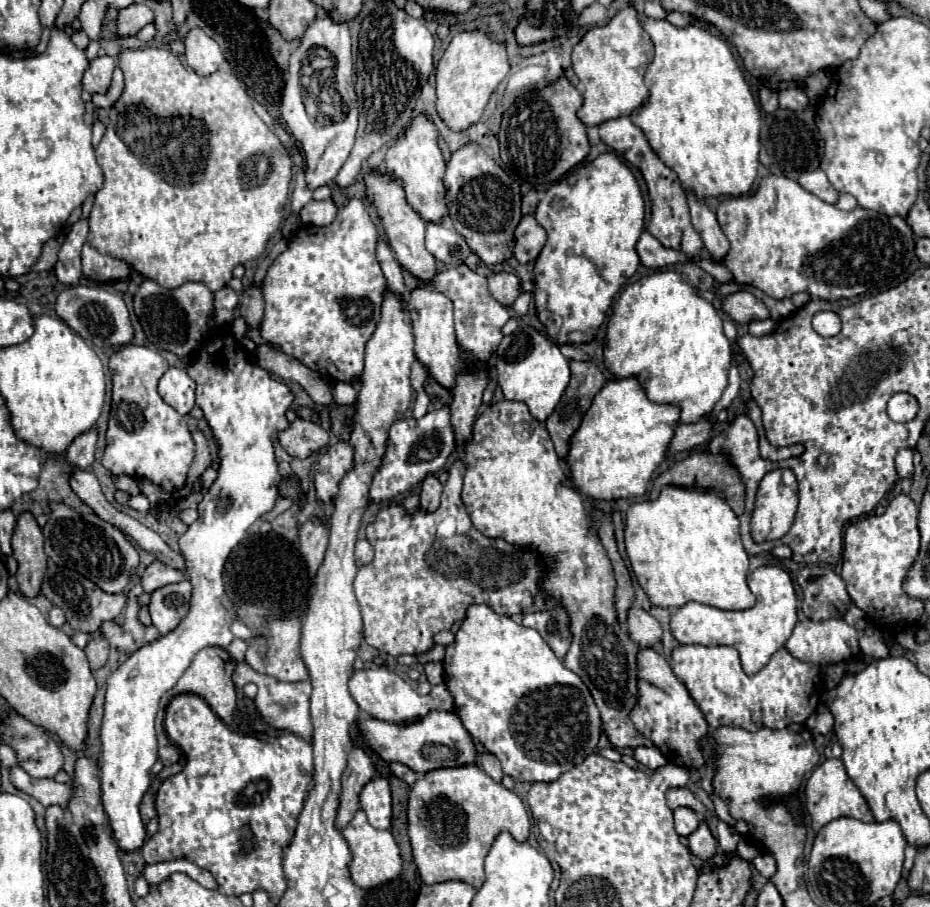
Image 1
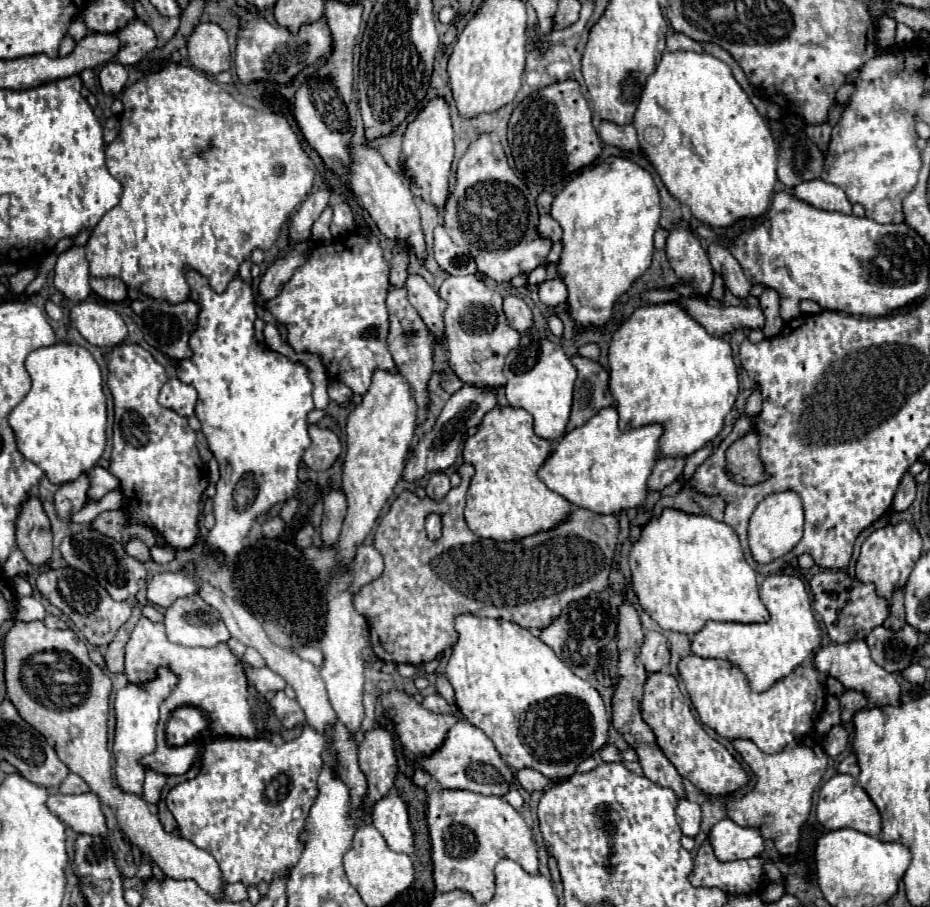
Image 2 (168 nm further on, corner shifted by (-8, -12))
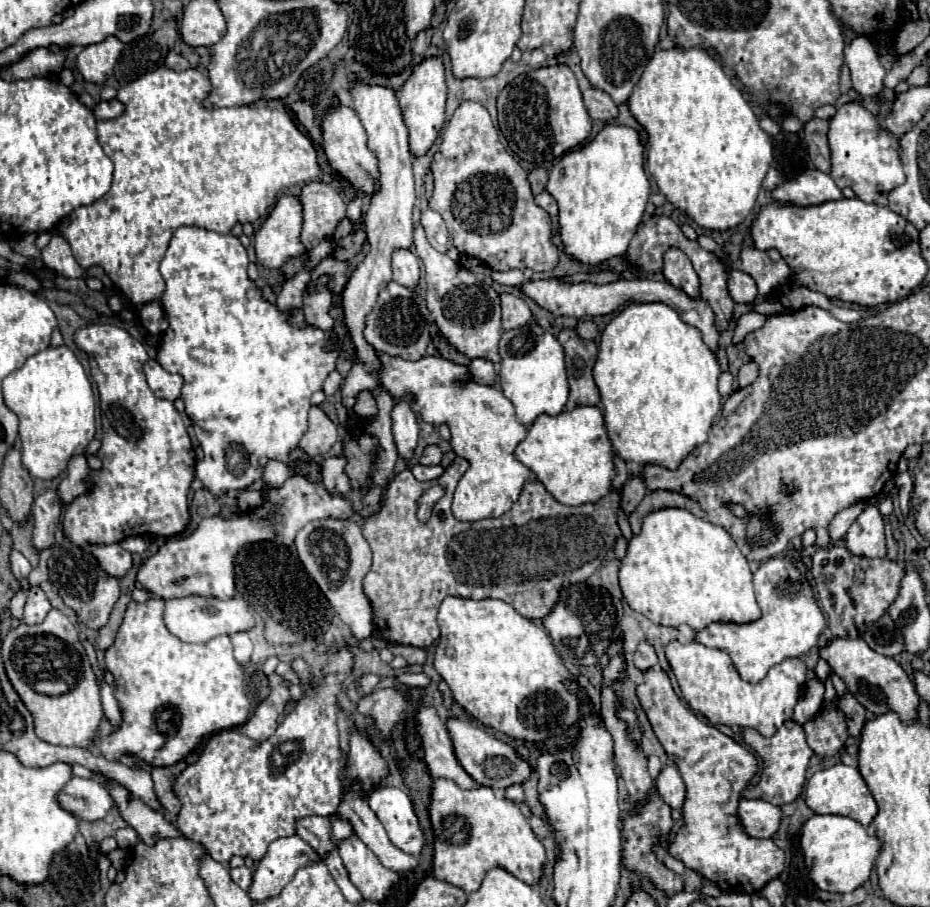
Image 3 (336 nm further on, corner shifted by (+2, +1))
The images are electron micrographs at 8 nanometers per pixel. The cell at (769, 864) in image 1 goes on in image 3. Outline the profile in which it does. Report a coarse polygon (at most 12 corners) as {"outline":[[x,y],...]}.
{"outline":[[818,770],[806,784],[816,814],[868,826],[878,812],[860,772]]}

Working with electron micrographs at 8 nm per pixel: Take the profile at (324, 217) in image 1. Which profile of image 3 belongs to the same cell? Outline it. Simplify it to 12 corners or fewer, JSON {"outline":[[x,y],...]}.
{"outline":[[324,182],[300,194],[306,250],[332,238],[344,198]]}

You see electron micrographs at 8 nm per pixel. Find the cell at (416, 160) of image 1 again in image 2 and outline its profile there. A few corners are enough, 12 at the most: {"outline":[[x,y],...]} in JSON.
{"outline":[[430,99],[408,123],[412,193],[442,211],[454,159],[450,105]]}

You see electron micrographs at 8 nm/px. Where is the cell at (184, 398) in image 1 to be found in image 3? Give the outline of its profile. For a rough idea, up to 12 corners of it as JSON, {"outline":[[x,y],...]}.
{"outline":[[148,360],[144,374],[158,398],[176,400],[182,376],[166,372],[156,360]]}

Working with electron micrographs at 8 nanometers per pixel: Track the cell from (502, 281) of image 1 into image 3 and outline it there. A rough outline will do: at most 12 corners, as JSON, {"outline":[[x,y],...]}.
{"outline":[[500,294],[502,328],[524,326],[532,312],[522,298]]}

